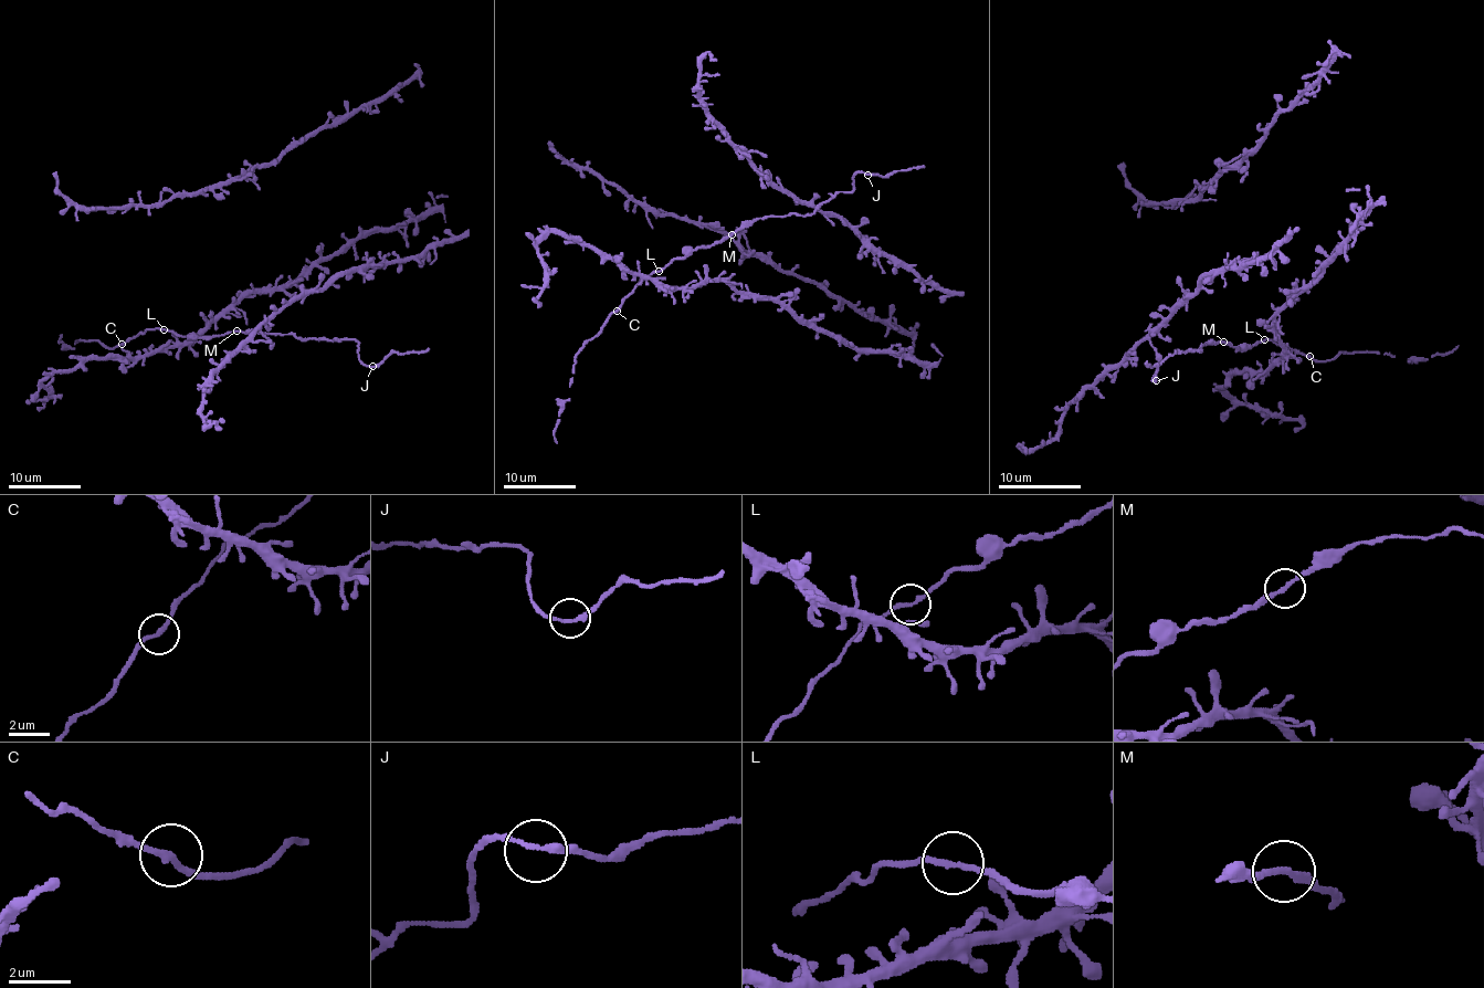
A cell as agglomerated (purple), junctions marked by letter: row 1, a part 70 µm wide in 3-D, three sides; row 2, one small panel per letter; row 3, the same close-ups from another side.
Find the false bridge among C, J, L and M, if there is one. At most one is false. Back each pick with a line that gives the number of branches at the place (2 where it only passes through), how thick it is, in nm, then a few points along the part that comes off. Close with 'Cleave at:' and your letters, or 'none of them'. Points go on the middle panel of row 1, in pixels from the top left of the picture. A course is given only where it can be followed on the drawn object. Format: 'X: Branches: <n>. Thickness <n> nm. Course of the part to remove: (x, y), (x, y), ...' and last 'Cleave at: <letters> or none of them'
Cleave at: none of them

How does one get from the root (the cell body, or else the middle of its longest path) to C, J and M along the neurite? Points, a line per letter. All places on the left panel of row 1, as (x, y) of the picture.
C: (340, 249), (282, 287), (242, 294), (181, 344), (164, 347), (164, 329), (122, 344)
J: (340, 249), (282, 287), (242, 294), (164, 347), (165, 330), (256, 330), (356, 340), (358, 358), (372, 366)
M: (340, 249), (319, 256), (282, 287), (242, 294), (192, 336), (164, 347), (165, 330), (179, 336), (237, 330)

